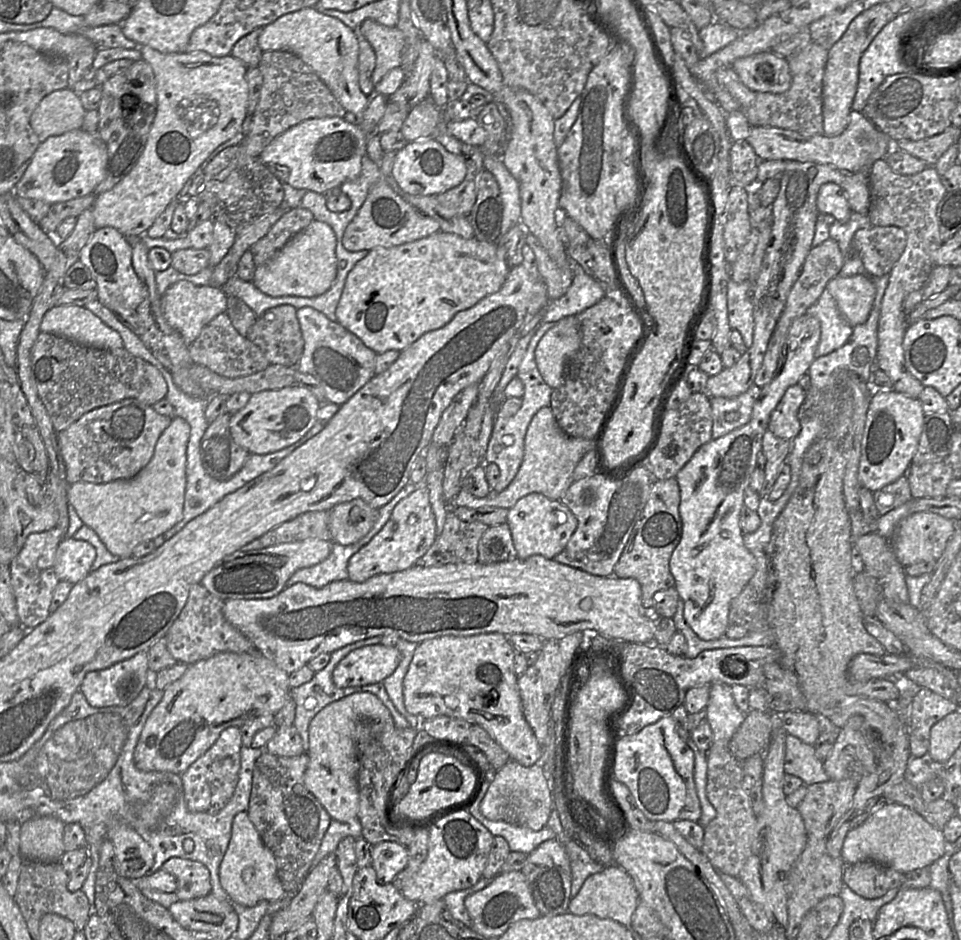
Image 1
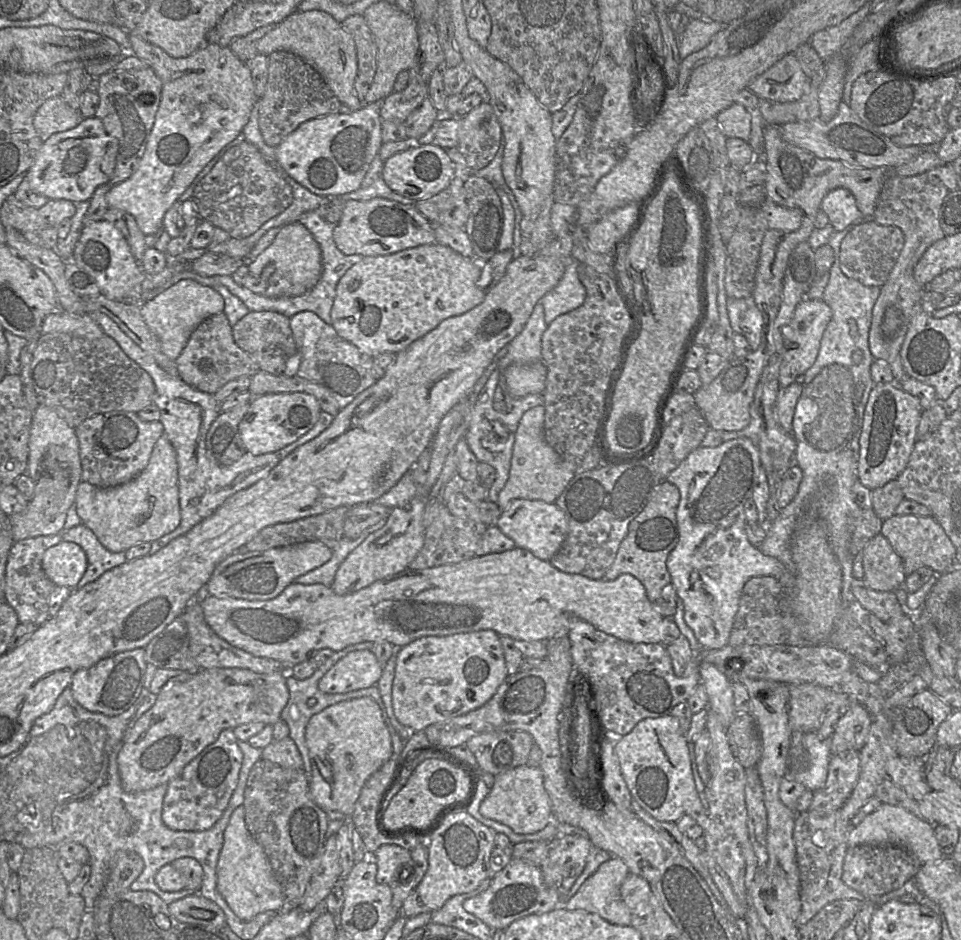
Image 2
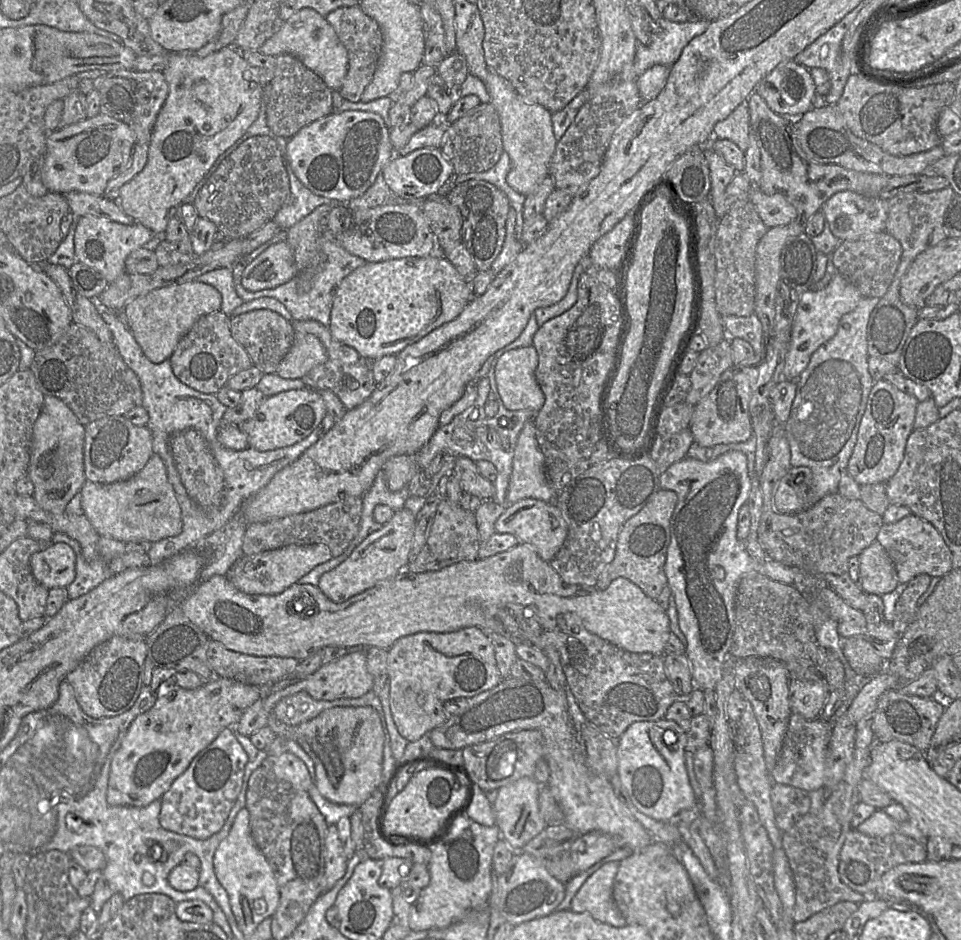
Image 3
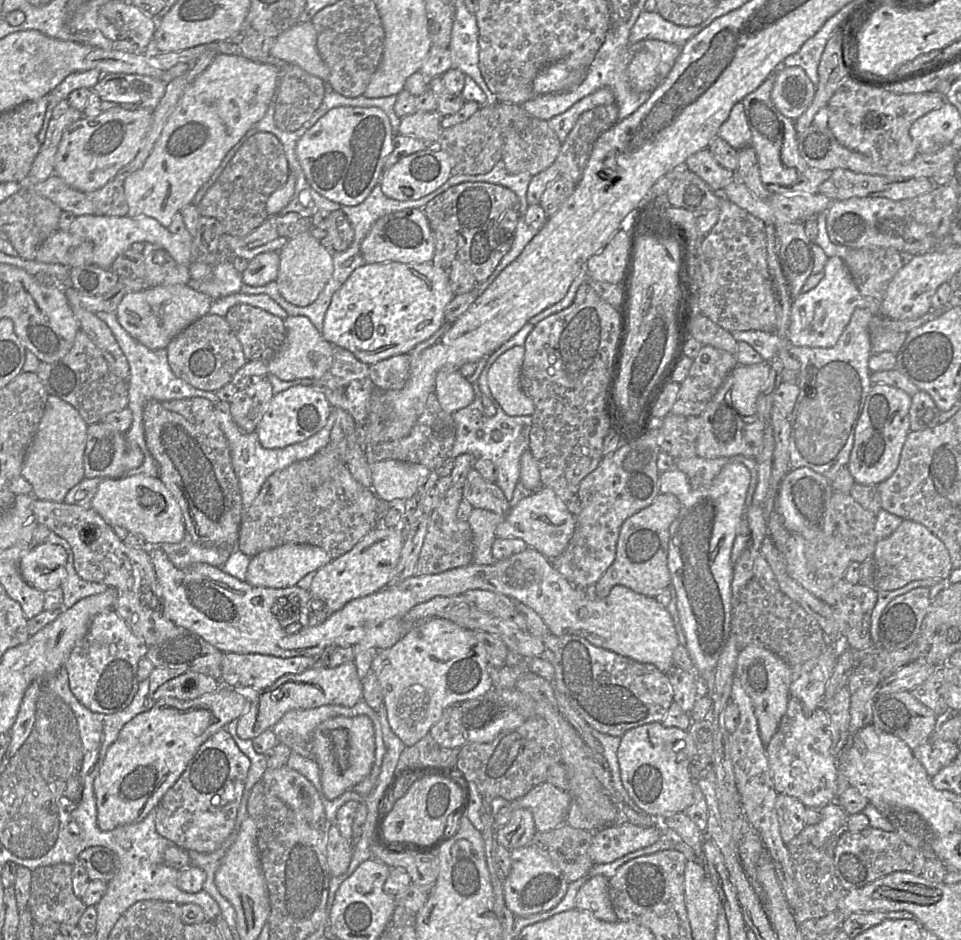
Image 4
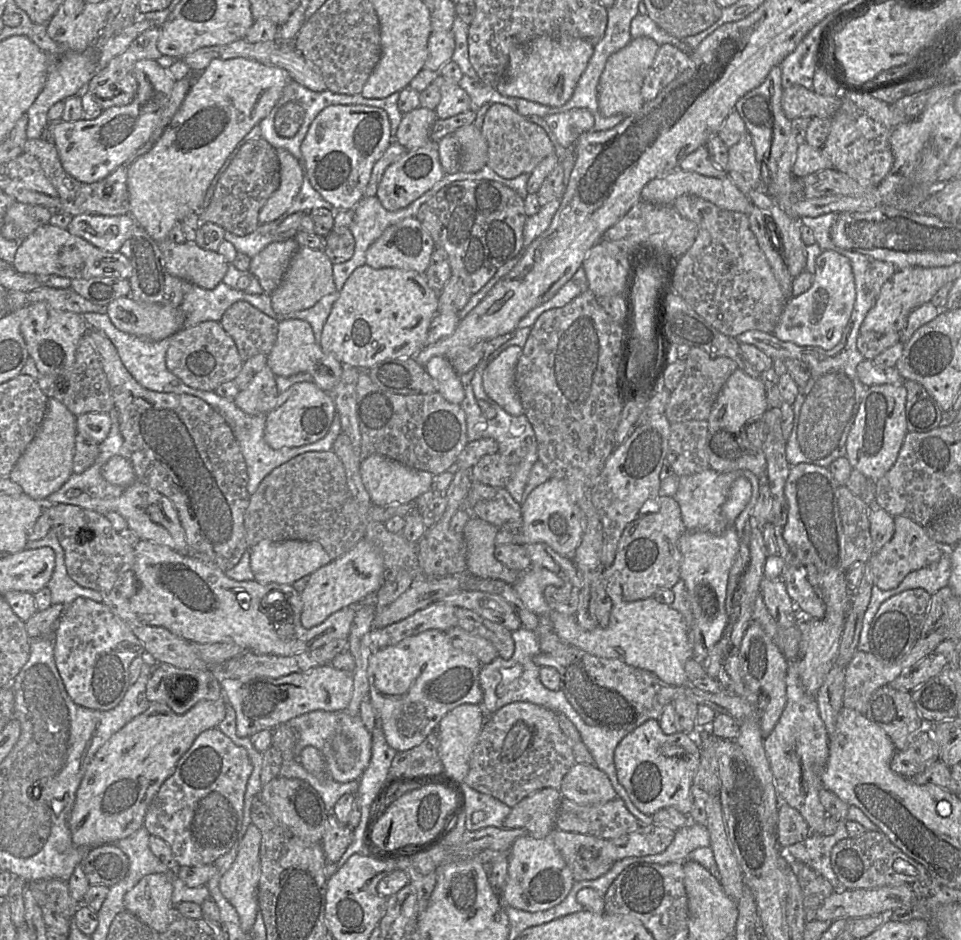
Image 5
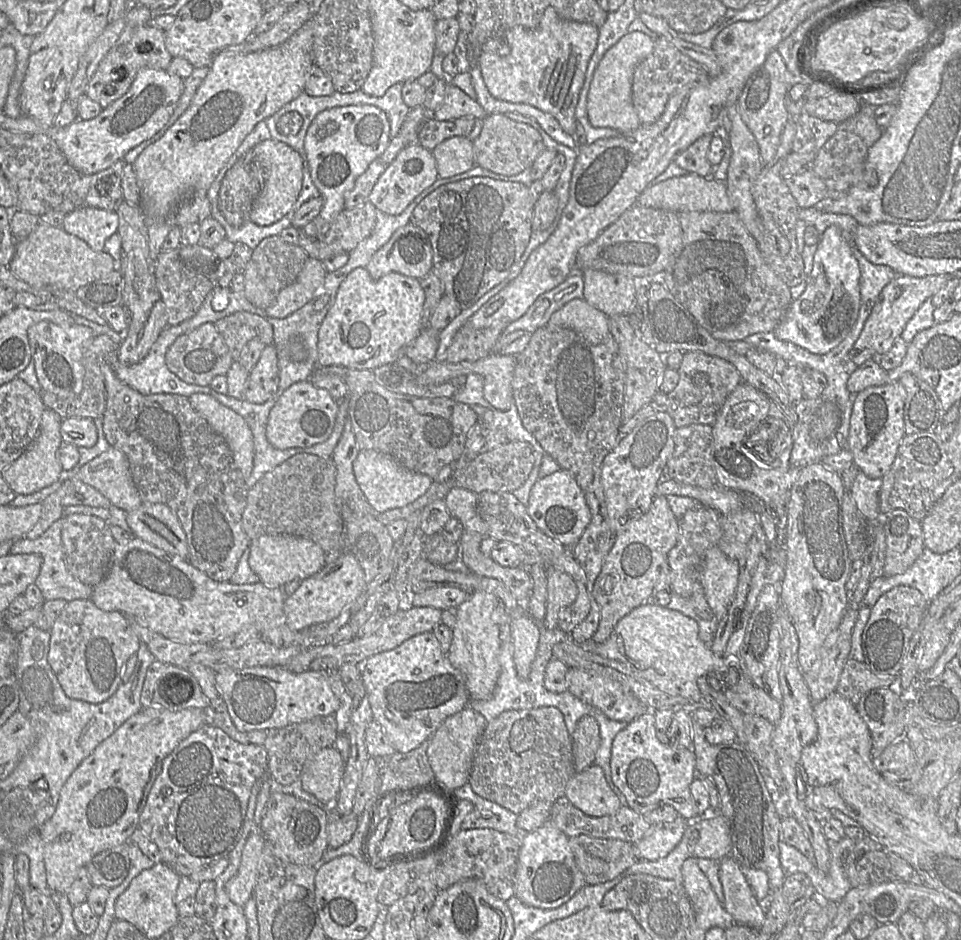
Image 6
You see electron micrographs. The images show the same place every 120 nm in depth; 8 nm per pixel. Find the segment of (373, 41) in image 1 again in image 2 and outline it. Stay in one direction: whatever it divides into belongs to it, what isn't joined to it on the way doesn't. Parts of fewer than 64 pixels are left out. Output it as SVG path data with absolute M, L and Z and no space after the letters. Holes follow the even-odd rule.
M379 1L370 5L363 13L377 46L376 72L374 79L364 97L364 103L383 101L393 91L398 74L409 70L413 64L419 48L417 19L401 11L397 6L386 1Z

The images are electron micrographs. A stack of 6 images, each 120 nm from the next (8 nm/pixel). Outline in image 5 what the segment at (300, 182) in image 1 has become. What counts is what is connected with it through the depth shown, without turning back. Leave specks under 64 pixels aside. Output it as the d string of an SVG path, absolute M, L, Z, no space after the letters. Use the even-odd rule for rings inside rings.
M340 104L324 108L301 143L311 185L336 211L353 209L363 198L375 162L392 141L389 118L381 108Z

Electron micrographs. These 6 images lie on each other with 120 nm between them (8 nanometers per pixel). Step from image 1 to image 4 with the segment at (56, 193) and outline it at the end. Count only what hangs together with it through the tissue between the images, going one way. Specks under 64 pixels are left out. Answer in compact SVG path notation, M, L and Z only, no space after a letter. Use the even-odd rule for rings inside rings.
M113 108L96 117L83 116L70 124L64 129L55 154L54 174L69 187L84 193L103 187L136 156L150 128L152 112Z

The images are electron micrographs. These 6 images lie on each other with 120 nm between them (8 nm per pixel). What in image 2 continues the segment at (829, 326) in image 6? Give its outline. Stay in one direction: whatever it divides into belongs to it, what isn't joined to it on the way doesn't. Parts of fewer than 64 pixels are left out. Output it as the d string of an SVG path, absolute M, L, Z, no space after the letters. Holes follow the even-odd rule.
M804 298L796 306L792 320L782 329L784 350L778 376L780 387L786 387L795 382L798 375L804 374L814 364L822 336L831 317L831 308L823 299L809 300Z

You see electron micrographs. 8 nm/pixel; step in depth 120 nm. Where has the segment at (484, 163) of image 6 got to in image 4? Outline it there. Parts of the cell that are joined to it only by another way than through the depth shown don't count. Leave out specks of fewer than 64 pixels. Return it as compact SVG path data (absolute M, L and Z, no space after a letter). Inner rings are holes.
M497 102L498 120L503 141L501 160L509 174L528 172L532 176L550 167L556 160L562 143L547 121L533 118L521 106Z

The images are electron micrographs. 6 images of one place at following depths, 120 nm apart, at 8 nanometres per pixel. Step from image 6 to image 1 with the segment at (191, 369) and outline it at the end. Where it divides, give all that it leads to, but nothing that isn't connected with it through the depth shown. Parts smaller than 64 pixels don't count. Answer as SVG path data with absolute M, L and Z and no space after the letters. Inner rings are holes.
M226 311L205 325L199 336L188 348L190 357L195 364L203 365L226 378L249 376L270 365L261 349L235 329Z

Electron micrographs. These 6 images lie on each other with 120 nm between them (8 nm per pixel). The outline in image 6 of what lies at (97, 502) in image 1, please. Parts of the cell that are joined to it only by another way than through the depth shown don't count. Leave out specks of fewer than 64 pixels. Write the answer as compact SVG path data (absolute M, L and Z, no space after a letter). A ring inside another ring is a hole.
M141 503L137 509L127 513L127 523L135 537L167 553L179 556L183 560L189 559L186 535L178 518L167 505L161 503Z

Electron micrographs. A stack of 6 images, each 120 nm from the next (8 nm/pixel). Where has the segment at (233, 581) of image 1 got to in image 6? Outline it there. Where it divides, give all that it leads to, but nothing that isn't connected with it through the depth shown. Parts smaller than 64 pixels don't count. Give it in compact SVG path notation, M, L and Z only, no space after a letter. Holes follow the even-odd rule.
M267 535L251 541L248 558L251 570L269 588L283 588L294 580L304 580L327 564L327 554L314 541L292 535Z

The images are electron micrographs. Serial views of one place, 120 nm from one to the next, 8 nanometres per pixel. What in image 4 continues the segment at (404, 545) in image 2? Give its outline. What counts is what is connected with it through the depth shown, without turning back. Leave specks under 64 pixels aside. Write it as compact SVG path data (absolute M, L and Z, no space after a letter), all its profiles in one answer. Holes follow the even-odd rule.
M377 526L358 541L350 551L331 560L319 569L312 580L309 591L315 599L324 603L325 608L313 609L311 604L309 626L322 624L331 614L342 609L349 601L385 588L391 572L399 561L403 544L404 533L401 526L396 528Z

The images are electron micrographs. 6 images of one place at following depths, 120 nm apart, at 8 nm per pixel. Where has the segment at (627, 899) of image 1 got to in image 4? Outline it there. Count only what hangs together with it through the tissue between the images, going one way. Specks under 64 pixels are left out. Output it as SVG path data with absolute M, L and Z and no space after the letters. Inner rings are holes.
M597 875L585 883L575 897L575 908L590 911L599 920L614 923L619 921L609 897L609 880Z

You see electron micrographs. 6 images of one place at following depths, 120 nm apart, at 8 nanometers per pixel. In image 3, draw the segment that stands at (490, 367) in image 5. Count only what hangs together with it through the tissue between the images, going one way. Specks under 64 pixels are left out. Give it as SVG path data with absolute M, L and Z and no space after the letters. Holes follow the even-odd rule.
M533 346L506 351L496 360L496 384L508 410L538 411L543 406L544 394L535 377L537 365Z

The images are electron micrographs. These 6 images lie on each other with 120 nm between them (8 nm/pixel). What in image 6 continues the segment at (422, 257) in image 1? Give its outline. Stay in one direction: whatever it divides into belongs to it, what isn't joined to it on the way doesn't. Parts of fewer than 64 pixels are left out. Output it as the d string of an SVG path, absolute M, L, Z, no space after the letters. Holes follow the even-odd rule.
M358 267L340 284L335 301L318 332L317 364L320 367L344 366L357 370L373 370L387 363L396 363L403 348L421 331L421 316L425 300L419 279L390 272L374 279L365 267Z

